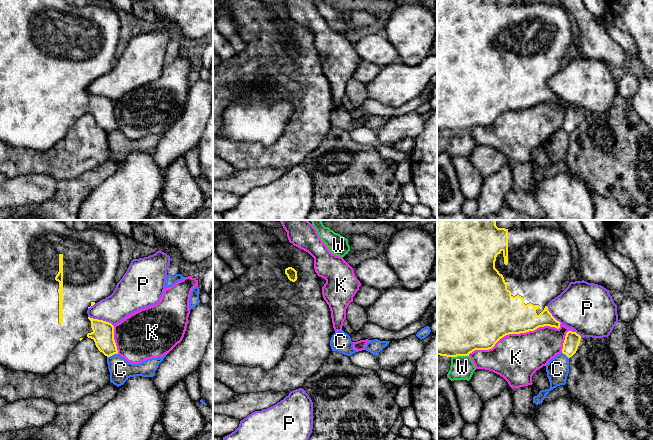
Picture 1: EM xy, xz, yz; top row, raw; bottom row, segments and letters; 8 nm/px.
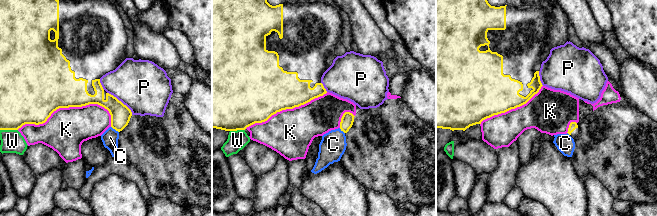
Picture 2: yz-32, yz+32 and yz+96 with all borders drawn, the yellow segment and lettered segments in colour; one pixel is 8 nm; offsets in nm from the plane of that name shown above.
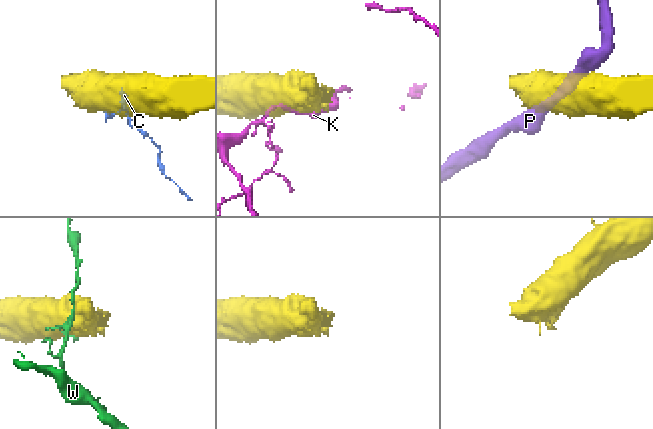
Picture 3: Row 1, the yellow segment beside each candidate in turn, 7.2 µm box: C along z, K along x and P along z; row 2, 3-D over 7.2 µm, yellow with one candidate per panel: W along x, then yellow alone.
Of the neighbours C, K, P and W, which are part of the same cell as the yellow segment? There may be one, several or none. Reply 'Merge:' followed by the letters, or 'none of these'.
Merge: none of these

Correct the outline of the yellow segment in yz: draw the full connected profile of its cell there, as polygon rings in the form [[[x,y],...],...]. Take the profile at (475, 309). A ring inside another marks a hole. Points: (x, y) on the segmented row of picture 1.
[[[437,220],[437,355],[469,356],[475,350],[489,350],[504,336],[534,331],[539,327],[560,328],[548,310],[548,303],[560,295],[571,281],[566,279],[572,268],[571,248],[566,234],[559,228],[498,228],[495,220]]]

